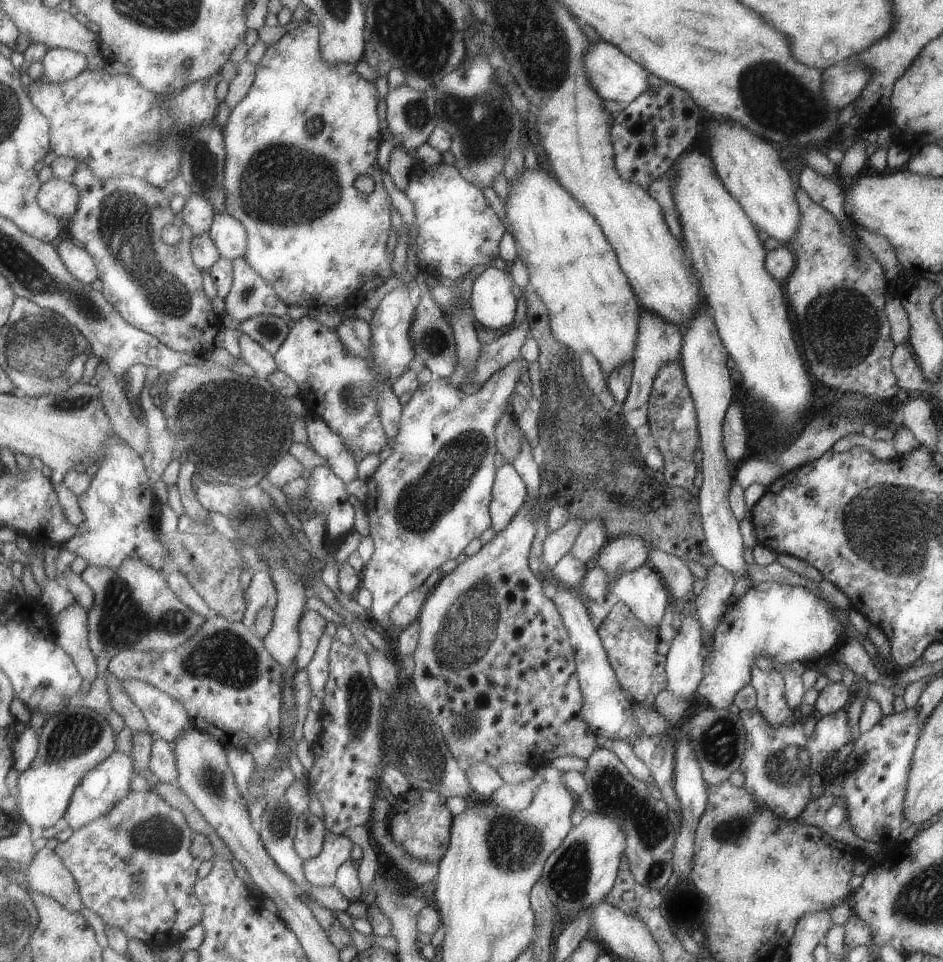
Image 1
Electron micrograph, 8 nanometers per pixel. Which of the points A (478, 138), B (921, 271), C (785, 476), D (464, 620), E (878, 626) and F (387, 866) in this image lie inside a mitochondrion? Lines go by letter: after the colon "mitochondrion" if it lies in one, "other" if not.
A: mitochondrion
B: other
C: other
D: mitochondrion
E: other
F: other

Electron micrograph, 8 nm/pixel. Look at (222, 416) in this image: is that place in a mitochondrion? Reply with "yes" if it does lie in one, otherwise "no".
yes

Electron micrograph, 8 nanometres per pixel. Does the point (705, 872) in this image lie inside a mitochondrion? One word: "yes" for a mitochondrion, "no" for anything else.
no

